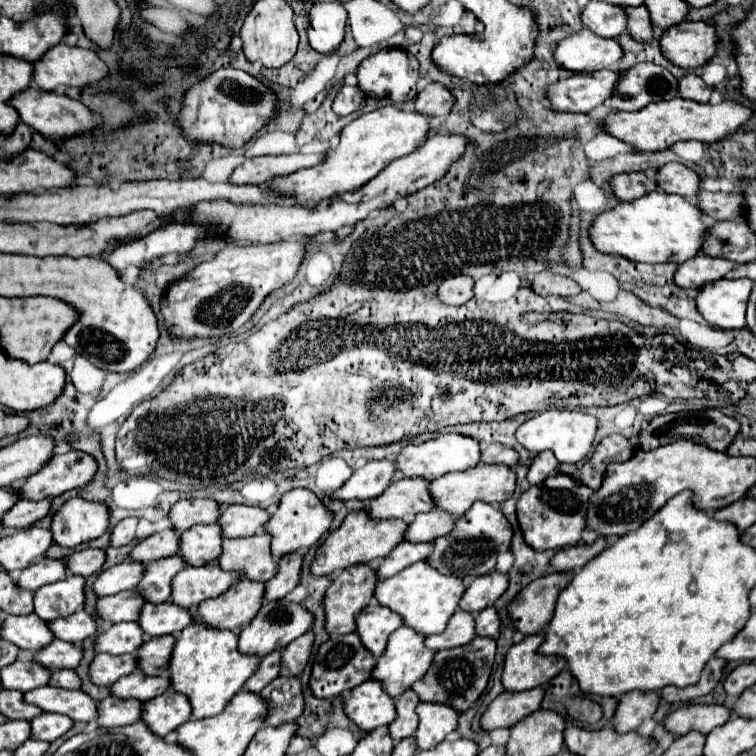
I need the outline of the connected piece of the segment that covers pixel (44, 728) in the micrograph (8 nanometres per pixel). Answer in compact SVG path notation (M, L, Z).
M41 713L31 721L31 727L33 727L31 735L33 739L51 743L57 737L63 737L73 727L73 721L69 721L69 717L61 717L59 713Z

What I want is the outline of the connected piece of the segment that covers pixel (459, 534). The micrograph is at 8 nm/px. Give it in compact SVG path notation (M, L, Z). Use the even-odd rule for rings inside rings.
M477 501L463 517L457 519L455 529L435 539L435 551L427 559L441 573L453 573L457 577L473 577L473 575L487 575L495 569L497 557L511 547L513 529L507 517L501 513L499 507L489 505L485 501Z

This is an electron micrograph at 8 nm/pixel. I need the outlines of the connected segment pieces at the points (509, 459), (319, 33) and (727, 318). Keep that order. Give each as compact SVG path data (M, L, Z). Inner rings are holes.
M489 445L489 447L483 447L481 461L483 463L497 463L497 465L503 463L503 465L515 467L519 457L517 457L515 449L509 449L507 445Z
M317 3L309 13L309 45L319 53L333 53L345 37L347 11L343 3Z
M717 279L699 289L695 305L705 321L719 329L745 327L745 307L753 281L749 279Z

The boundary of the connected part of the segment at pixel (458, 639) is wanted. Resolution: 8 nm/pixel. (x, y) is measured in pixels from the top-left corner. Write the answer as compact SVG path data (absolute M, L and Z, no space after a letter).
M457 611L451 619L449 625L443 633L439 635L429 635L425 639L425 645L429 645L429 649L453 649L453 647L461 647L467 645L469 641L473 641L473 637L477 637L475 633L475 617L471 613L465 611Z

